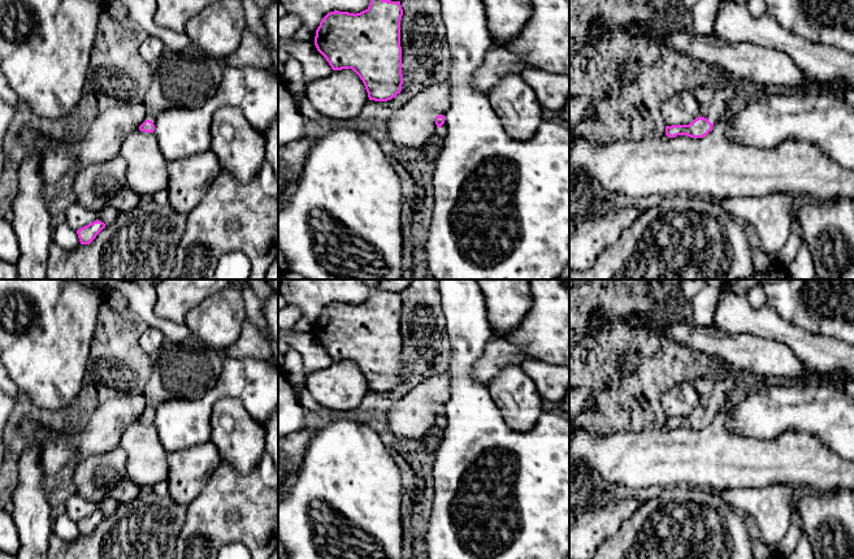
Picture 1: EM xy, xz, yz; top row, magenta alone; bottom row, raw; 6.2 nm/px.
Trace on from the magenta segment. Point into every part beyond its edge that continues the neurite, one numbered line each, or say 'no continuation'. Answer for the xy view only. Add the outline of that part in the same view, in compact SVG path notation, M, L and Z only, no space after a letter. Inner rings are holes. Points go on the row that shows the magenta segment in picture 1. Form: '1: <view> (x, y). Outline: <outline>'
1: xy (187, 78). Outline: M192 43L179 52L164 49L161 56L152 64L152 84L143 101L146 118L153 122L164 109L203 105L216 94L221 83L221 64L220 60L209 56Z

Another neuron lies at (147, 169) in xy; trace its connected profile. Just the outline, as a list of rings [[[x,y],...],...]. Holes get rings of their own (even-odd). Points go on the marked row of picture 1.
[[[133,130],[122,143],[120,156],[126,161],[126,183],[142,199],[168,188],[168,161],[155,133]]]

